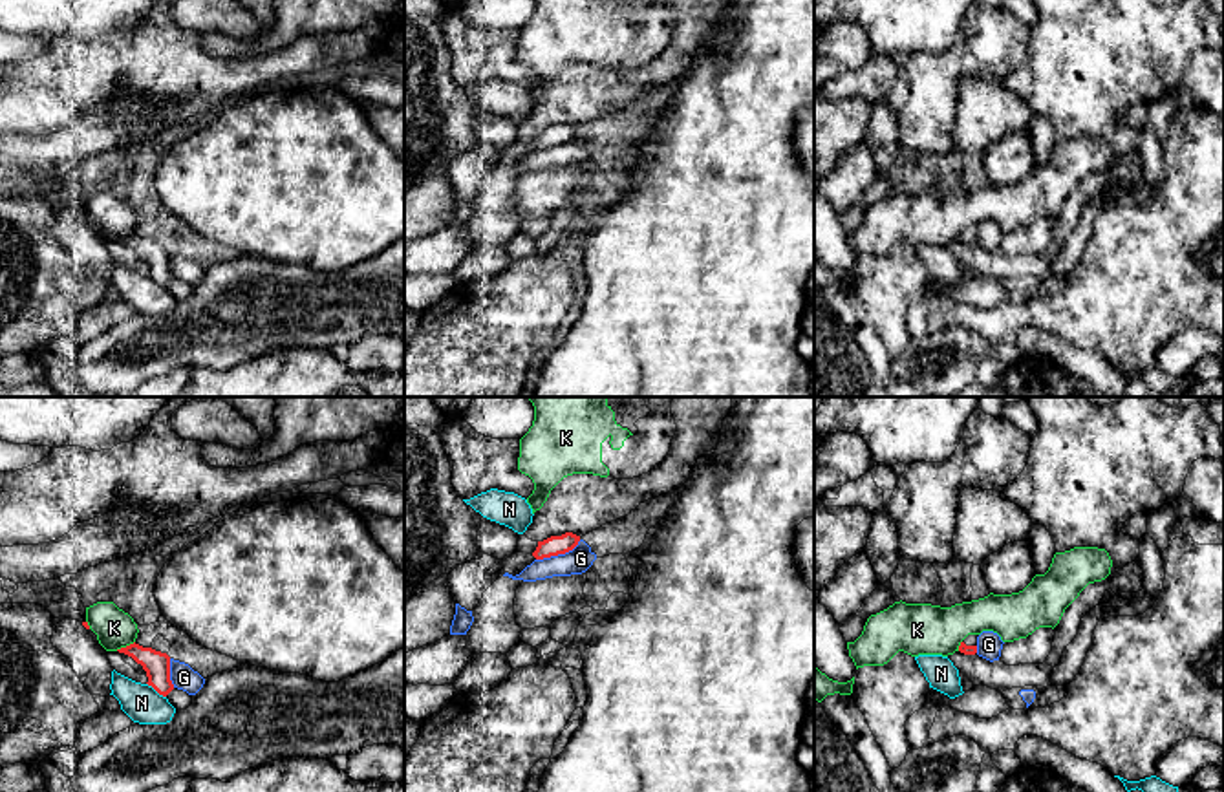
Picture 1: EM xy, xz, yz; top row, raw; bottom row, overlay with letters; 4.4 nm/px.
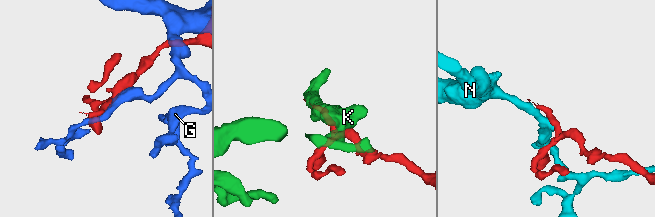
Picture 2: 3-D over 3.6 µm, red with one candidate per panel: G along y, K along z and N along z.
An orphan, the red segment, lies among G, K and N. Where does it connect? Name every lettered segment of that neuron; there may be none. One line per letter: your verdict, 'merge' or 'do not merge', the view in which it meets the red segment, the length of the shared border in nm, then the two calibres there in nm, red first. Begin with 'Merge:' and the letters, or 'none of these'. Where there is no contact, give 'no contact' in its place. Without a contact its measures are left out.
Merge: none of these
G: do not merge | xz | 220 nm | 90/110 nm
K: do not merge | xy | 100 nm | 120/170 nm
N: do not merge | xy | 110 nm | 120/170 nm

